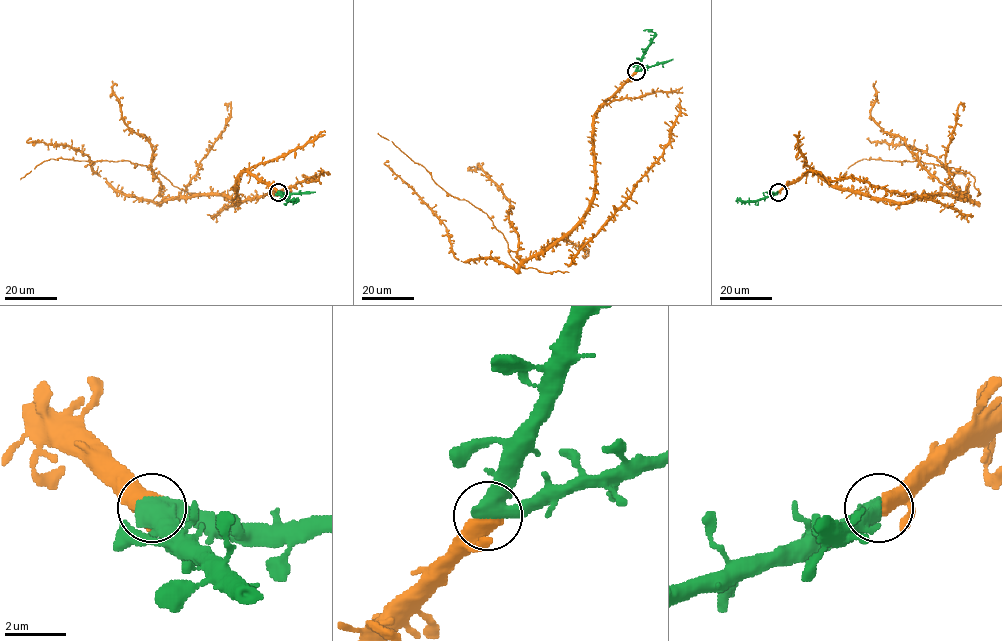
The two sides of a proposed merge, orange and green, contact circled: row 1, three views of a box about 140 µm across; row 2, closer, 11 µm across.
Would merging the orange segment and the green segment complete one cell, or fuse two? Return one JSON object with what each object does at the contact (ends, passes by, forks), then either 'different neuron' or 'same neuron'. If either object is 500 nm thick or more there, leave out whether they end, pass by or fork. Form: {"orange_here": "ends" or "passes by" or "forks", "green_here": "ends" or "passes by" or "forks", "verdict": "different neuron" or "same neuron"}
{"verdict": "same neuron"}

